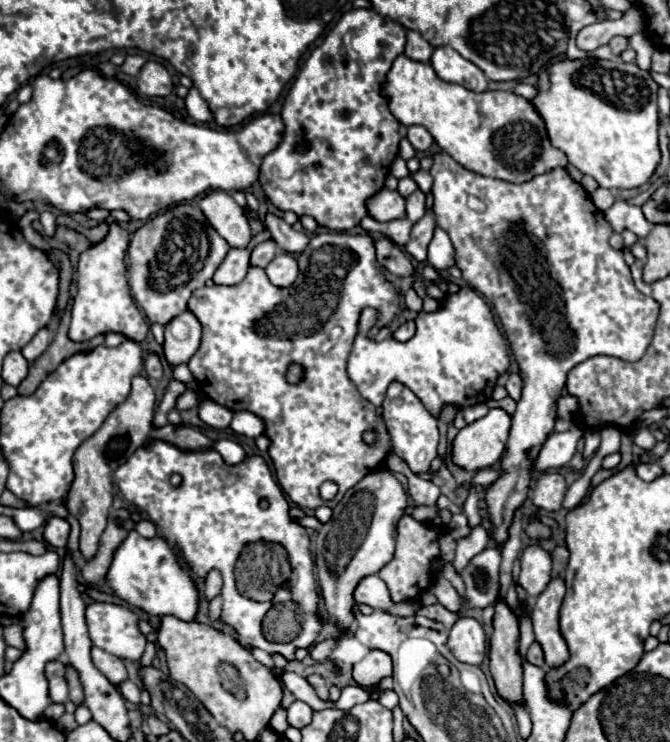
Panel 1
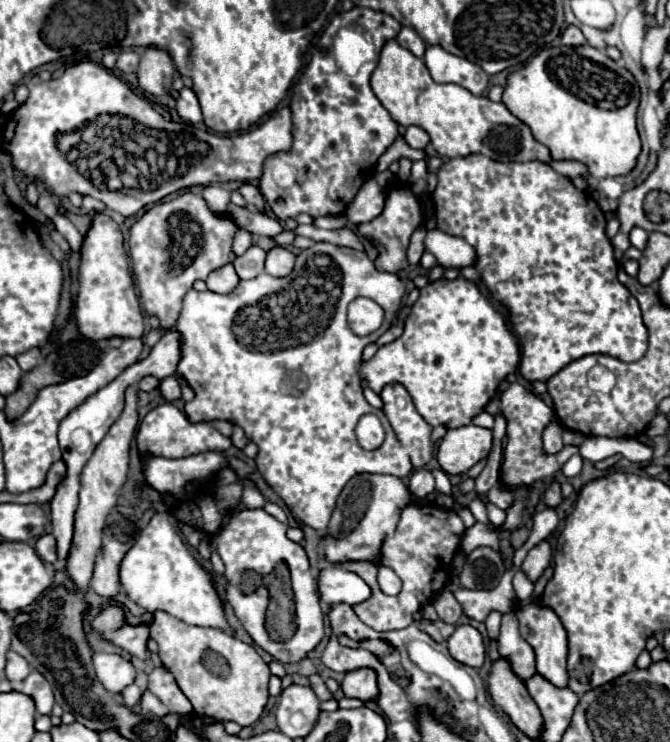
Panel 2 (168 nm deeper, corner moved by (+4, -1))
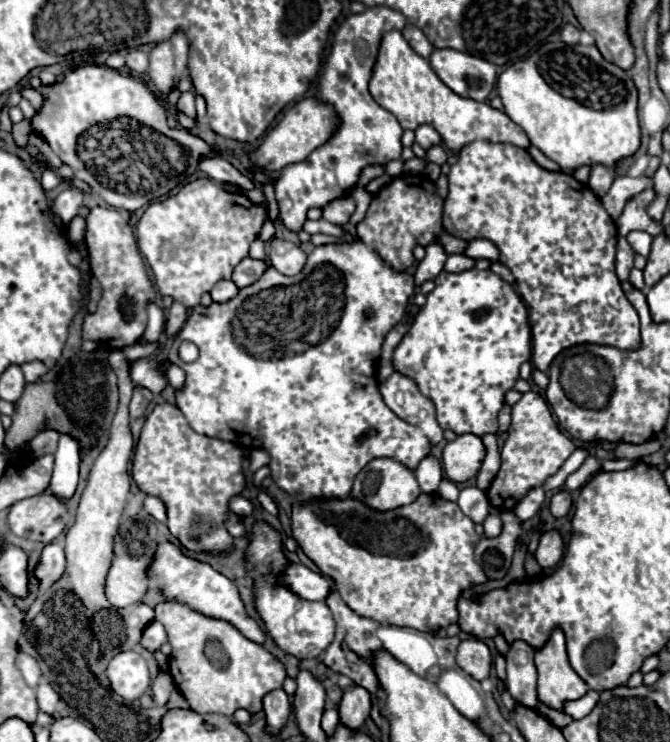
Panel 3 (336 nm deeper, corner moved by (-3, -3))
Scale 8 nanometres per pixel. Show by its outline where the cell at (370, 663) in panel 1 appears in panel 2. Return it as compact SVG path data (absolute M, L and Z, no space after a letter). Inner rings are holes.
M371 669L349 671L341 683L345 697L355 697L359 701L375 701L377 697L377 677Z

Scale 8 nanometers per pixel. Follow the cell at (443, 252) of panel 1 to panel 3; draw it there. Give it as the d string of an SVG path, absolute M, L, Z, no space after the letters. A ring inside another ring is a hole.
M472 239L468 241L466 249L464 249L464 255L470 257L470 259L488 259L488 261L498 261L498 251L496 251L496 245L488 239Z

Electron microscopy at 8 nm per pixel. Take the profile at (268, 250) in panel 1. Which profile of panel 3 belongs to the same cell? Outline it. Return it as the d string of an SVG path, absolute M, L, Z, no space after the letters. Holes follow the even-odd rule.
M246 257L242 259L236 269L234 269L234 275L232 275L232 281L242 289L242 287L248 287L252 283L256 283L264 271L268 269L268 265L264 261L258 261L258 259L252 259L252 257Z

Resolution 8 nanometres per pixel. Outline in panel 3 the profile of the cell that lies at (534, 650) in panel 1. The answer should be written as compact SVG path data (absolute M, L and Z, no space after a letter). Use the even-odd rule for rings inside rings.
M520 639L512 641L506 661L508 661L508 675L506 675L508 691L518 703L524 703L526 707L536 709L538 671L534 667L534 649L526 641L520 641Z

